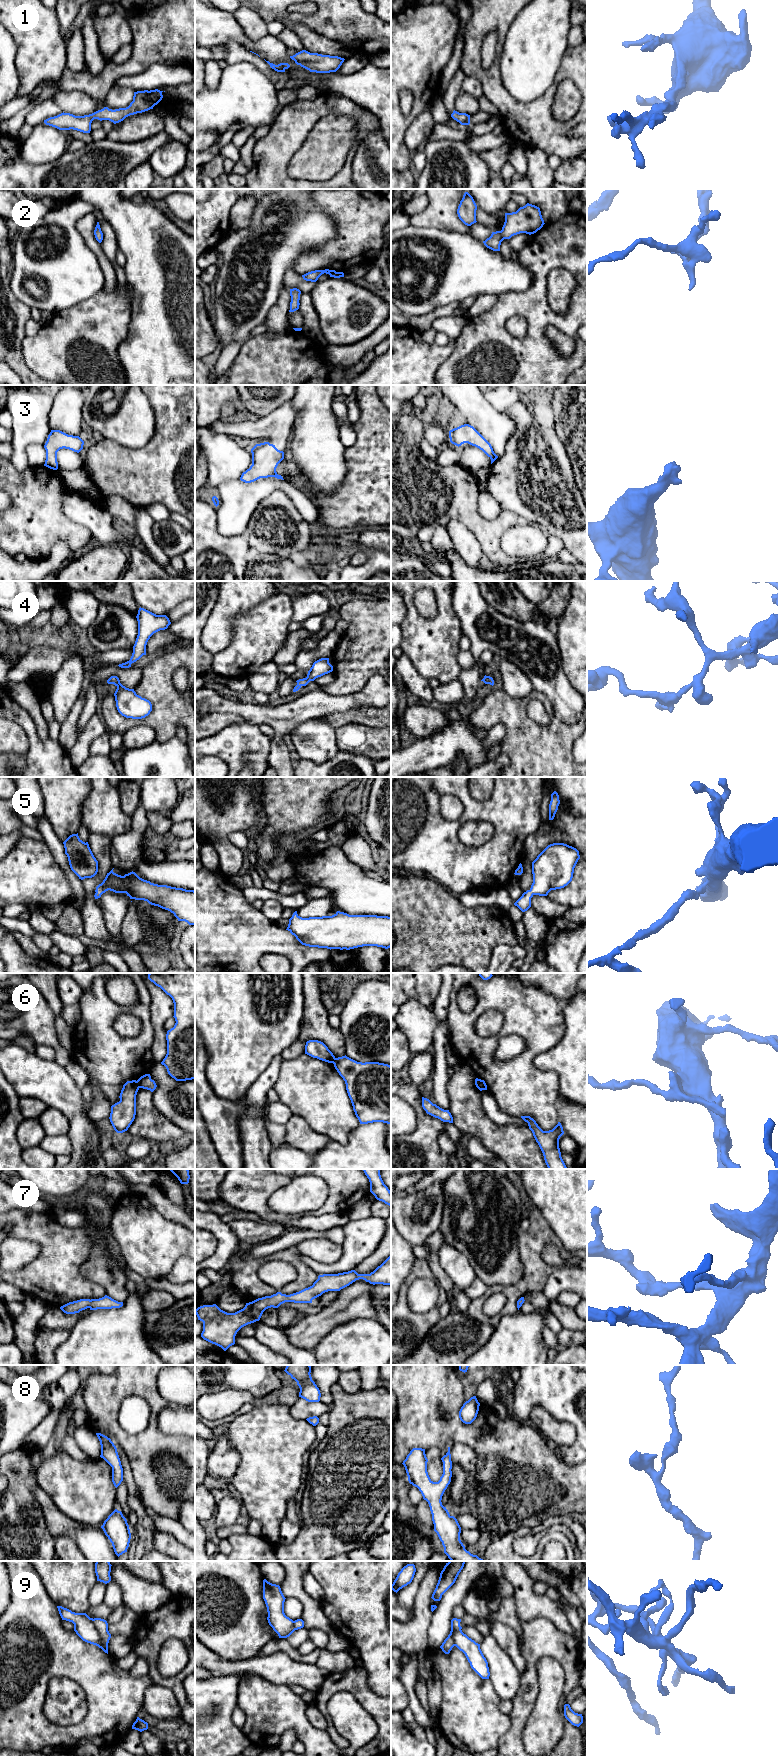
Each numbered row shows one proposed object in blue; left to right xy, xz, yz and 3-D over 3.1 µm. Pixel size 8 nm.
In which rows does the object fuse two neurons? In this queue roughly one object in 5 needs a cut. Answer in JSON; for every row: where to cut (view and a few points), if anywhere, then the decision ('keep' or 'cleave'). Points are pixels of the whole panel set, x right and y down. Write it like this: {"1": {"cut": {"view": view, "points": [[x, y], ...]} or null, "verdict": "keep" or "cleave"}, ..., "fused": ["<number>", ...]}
{"1": {"cut": null, "verdict": "keep"}, "2": {"cut": null, "verdict": "keep"}, "3": {"cut": null, "verdict": "keep"}, "4": {"cut": null, "verdict": "keep"}, "5": {"cut": null, "verdict": "keep"}, "6": {"cut": {"view": "xy", "points": [[137, 1080], [140, 1087]]}, "verdict": "cleave"}, "7": {"cut": null, "verdict": "keep"}, "8": {"cut": null, "verdict": "keep"}, "9": {"cut": {"view": "xy", "points": [[92, 1619], [92, 1623], [99, 1633], [100, 1641], [106, 1645]]}, "verdict": "cleave"}, "fused": ["6", "9"]}

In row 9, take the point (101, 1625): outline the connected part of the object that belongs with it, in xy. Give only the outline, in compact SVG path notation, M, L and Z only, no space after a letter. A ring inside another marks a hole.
M94 1618L93 1624L96 1627L97 1631L99 1632L102 1644L107 1645L111 1638L111 1634L108 1631L107 1621L101 1618Z

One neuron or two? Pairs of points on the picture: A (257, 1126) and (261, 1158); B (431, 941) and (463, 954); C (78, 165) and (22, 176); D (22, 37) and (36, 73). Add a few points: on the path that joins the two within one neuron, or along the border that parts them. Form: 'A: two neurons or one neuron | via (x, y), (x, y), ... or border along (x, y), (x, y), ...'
A: one neuron | via (257, 1134), (257, 1150)
B: one neuron | via (439, 941), (450, 941), (455, 946)
C: one neuron | via (64, 176), (36, 176)
D: one neuron | via (31, 46), (36, 51), (36, 64)

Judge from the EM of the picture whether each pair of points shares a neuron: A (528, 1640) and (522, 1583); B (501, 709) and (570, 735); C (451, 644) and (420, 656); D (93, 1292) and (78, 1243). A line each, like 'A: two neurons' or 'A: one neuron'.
A: two neurons
B: one neuron
C: one neuron
D: one neuron

